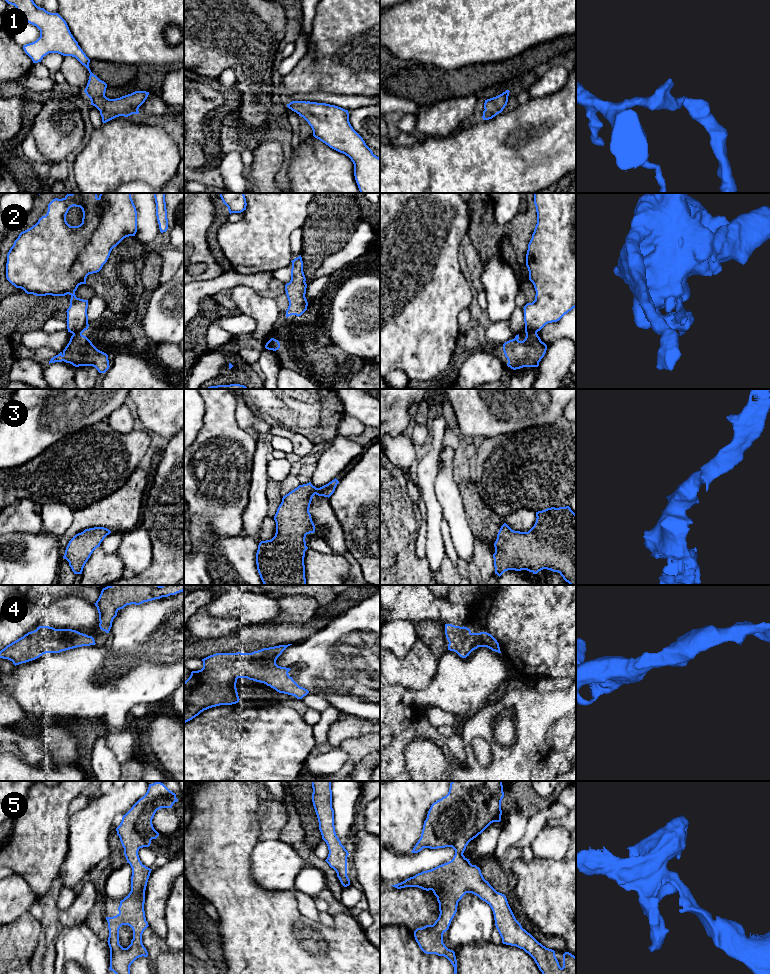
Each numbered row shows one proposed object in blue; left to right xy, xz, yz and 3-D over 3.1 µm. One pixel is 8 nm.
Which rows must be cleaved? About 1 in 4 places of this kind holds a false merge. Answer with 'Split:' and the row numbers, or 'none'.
Split: 2

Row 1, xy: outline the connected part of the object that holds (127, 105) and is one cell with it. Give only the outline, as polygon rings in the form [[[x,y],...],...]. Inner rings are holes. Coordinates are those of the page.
[[[33,0],[5,1],[16,7],[21,19],[40,30],[40,37],[36,41],[23,46],[33,63],[41,62],[49,53],[58,53],[75,57],[88,69],[90,76],[84,92],[90,98],[91,105],[100,111],[103,123],[119,116],[139,114],[138,109],[147,99],[149,92],[135,91],[120,98],[107,98],[105,96],[107,84],[91,72],[90,59],[71,34],[66,21],[58,13],[50,13],[38,7]]]

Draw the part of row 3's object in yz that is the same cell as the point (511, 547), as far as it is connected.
[[[569,506],[551,507],[536,512],[536,522],[528,532],[512,530],[504,523],[494,543],[495,574],[508,570],[527,570],[537,574],[543,569],[558,572],[570,585],[576,585],[576,514]]]

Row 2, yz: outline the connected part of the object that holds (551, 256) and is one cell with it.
[[[534,193],[534,204],[537,212],[537,224],[528,244],[526,266],[529,271],[529,280],[533,283],[536,295],[532,303],[524,306],[524,322],[526,335],[540,331],[546,324],[559,321],[565,314],[576,307],[576,193]]]

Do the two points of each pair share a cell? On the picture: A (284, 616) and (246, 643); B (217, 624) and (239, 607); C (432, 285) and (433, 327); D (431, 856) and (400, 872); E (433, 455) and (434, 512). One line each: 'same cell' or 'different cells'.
A: different cells
B: different cells
C: same cell
D: same cell
E: same cell

